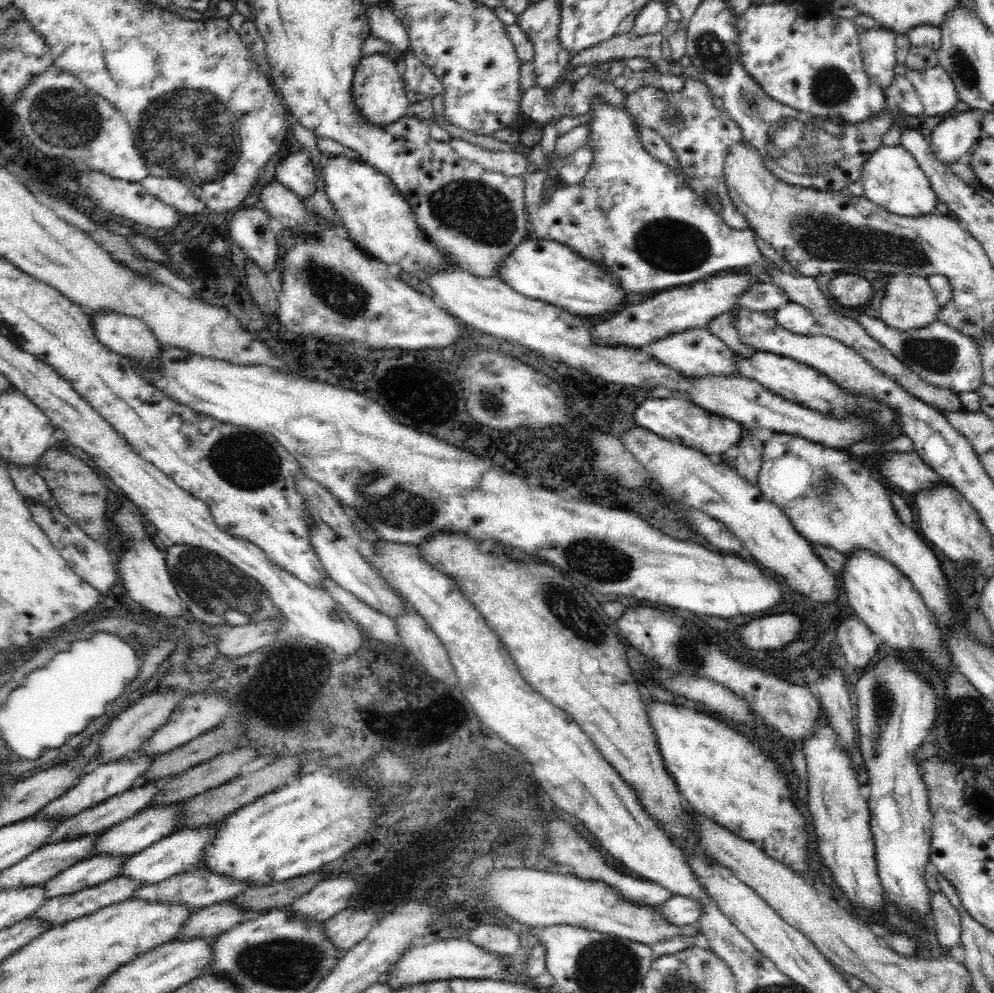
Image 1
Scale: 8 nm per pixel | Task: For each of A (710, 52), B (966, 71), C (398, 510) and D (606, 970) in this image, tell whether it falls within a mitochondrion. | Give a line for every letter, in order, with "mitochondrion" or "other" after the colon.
A: mitochondrion
B: mitochondrion
C: mitochondrion
D: mitochondrion

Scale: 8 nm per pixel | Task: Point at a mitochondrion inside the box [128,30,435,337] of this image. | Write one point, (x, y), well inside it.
(188, 131)

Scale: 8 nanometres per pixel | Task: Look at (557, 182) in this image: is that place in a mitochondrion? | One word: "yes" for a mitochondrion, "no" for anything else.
no

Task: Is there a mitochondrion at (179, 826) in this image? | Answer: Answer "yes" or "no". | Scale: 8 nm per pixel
no

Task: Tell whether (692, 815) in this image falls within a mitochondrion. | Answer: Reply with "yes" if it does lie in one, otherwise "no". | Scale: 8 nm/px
no

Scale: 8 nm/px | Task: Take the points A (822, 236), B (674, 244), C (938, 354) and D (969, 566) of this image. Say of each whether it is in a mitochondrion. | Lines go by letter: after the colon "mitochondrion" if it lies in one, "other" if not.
A: mitochondrion
B: mitochondrion
C: mitochondrion
D: other

